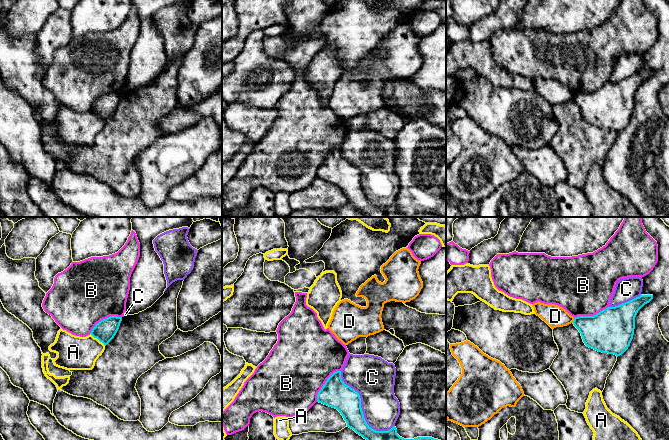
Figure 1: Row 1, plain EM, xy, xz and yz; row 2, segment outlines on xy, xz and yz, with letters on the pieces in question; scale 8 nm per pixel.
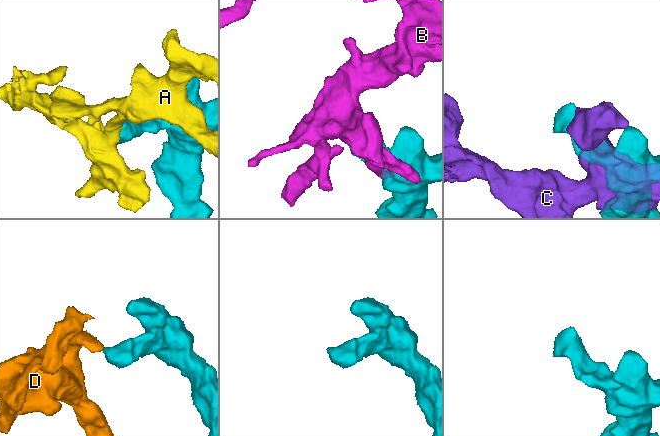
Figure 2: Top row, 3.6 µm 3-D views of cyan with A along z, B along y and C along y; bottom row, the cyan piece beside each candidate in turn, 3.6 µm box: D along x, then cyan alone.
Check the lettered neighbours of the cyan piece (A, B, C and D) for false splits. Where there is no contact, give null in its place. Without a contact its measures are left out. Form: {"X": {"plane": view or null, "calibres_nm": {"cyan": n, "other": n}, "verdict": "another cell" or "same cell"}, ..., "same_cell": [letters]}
{"A": {"plane": "xy", "calibres_nm": {"cyan": 170, "other": 280}, "verdict": "another cell"}, "B": {"plane": "xz", "calibres_nm": {"cyan": 220, "other": 500}, "verdict": "another cell"}, "C": {"plane": "xz", "calibres_nm": {"cyan": 220, "other": 320}, "verdict": "another cell"}, "D": {"plane": "yz", "calibres_nm": {"cyan": 300, "other": 180}, "verdict": "another cell"}, "same_cell": []}

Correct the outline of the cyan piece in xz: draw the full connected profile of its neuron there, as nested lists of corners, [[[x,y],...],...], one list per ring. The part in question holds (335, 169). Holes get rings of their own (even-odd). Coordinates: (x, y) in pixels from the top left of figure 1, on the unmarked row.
[[[336,147],[327,155],[317,170],[317,178],[337,185],[347,199],[347,203],[367,217],[441,217],[432,213],[404,215],[393,202],[388,207],[376,207],[366,198],[361,184],[361,174],[357,167],[346,161],[341,147]]]

